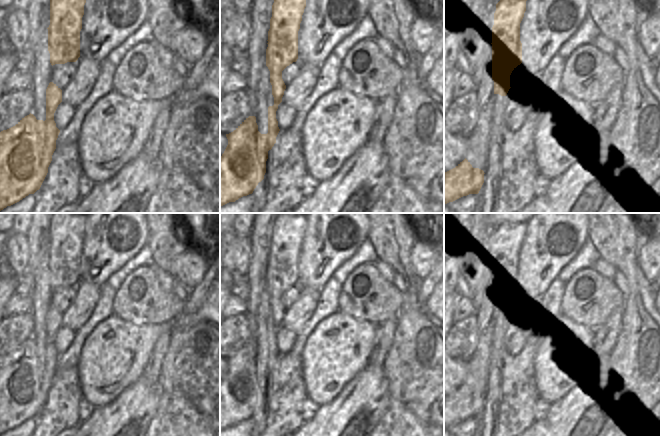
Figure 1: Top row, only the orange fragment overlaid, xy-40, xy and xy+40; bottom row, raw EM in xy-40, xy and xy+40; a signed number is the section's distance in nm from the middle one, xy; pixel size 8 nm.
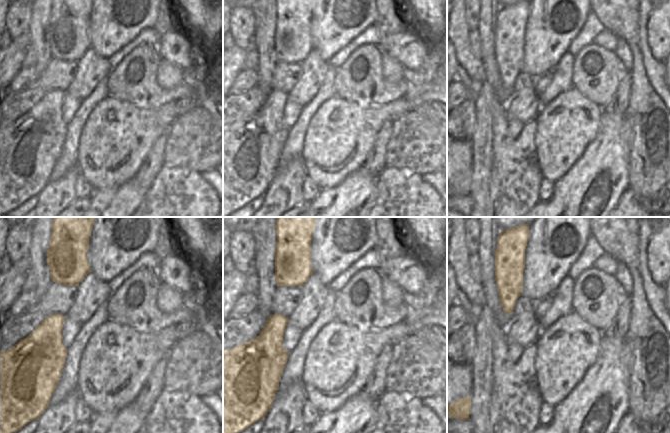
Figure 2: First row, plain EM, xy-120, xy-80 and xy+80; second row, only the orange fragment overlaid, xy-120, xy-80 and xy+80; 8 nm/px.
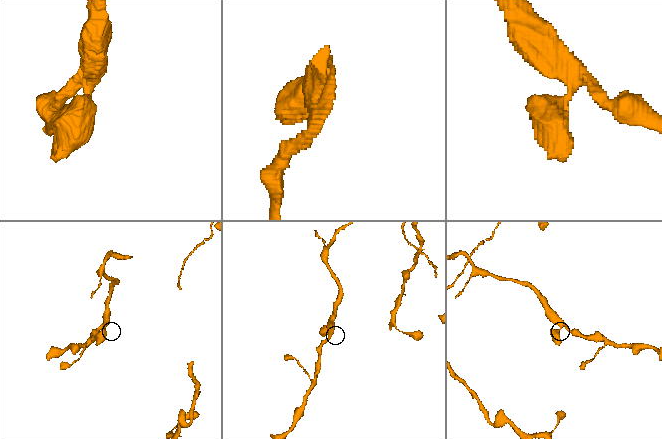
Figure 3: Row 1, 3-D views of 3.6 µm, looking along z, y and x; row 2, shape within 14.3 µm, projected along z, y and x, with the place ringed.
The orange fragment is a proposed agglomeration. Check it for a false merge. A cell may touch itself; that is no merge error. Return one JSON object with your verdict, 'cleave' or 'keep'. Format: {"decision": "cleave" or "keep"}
{"decision": "keep"}

